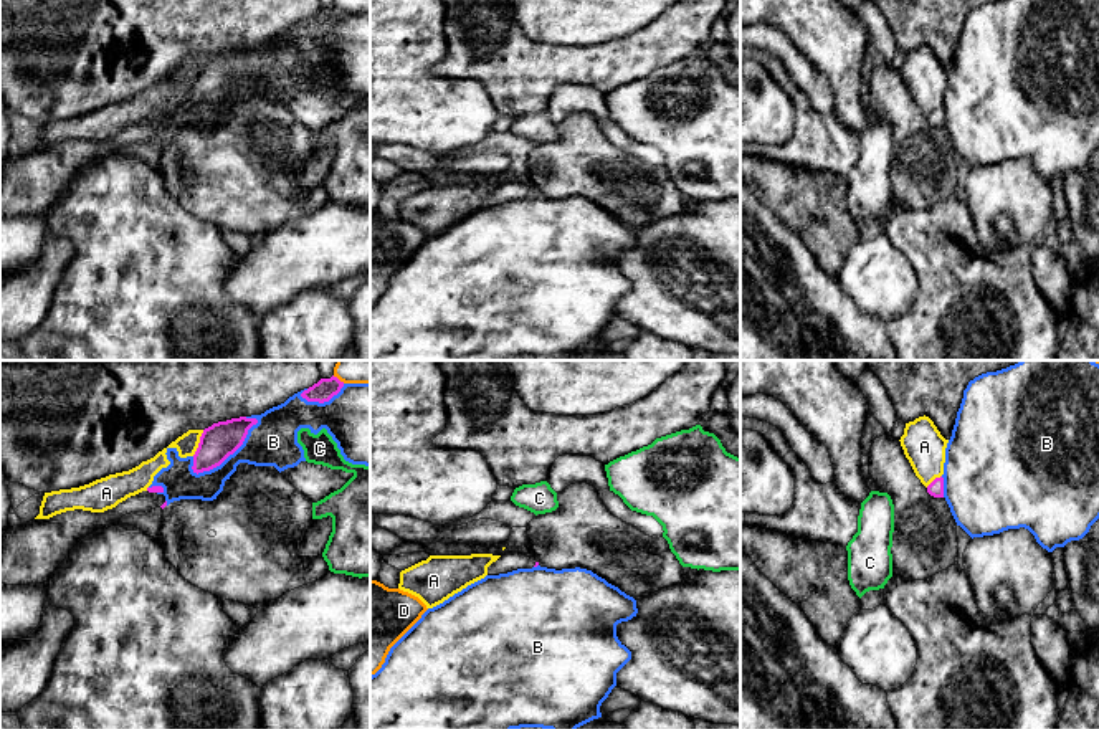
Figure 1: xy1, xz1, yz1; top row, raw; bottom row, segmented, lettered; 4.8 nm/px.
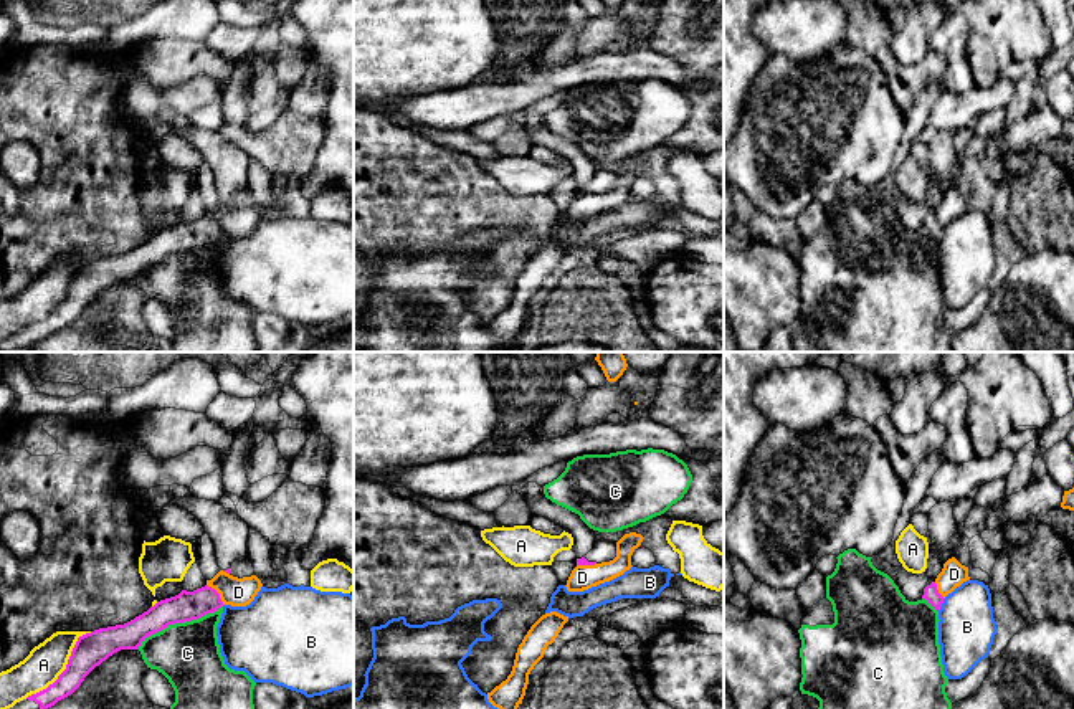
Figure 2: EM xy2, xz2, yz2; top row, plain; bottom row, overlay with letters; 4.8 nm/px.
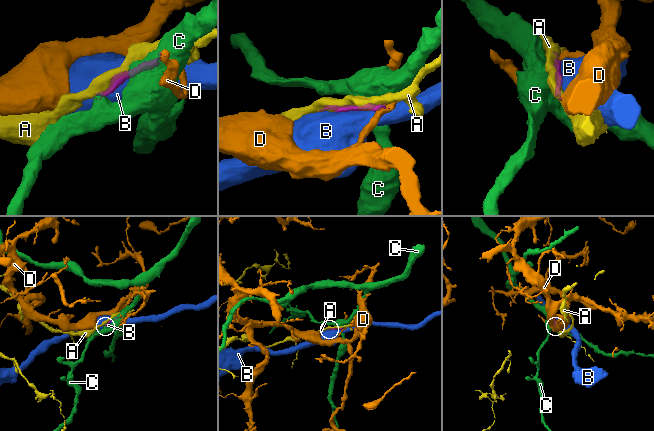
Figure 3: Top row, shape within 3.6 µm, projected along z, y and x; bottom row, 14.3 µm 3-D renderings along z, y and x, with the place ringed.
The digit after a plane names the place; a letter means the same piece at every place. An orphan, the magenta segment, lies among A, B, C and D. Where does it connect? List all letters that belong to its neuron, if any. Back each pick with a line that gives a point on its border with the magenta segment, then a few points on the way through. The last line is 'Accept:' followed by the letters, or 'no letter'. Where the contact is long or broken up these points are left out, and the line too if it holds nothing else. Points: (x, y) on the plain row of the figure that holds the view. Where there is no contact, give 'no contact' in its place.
Accept: no letter

